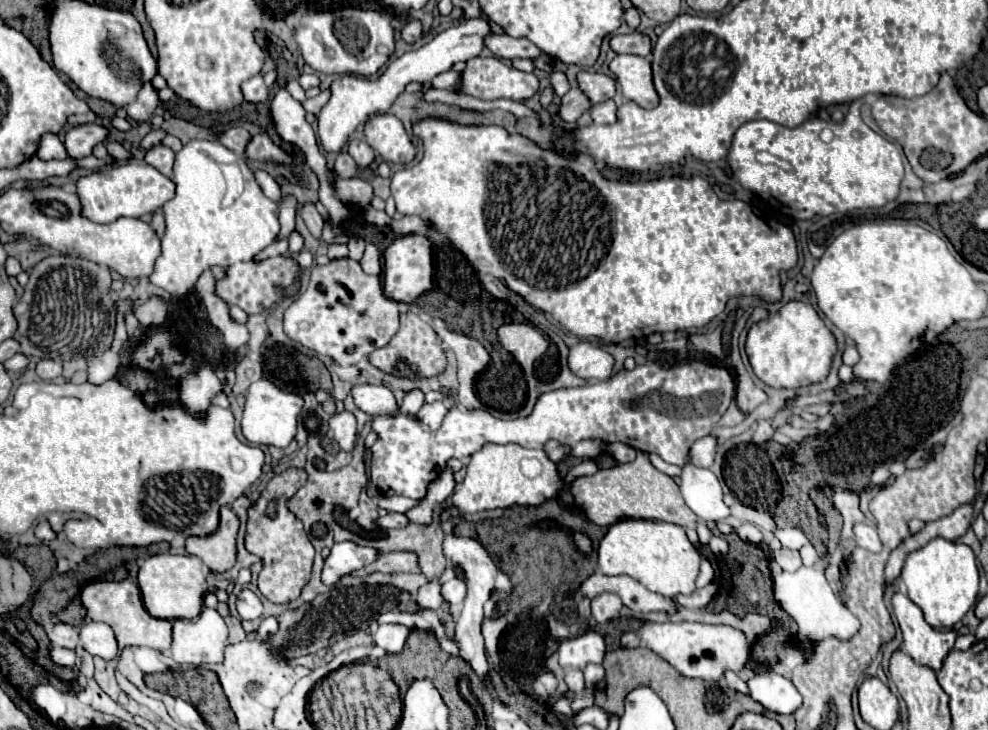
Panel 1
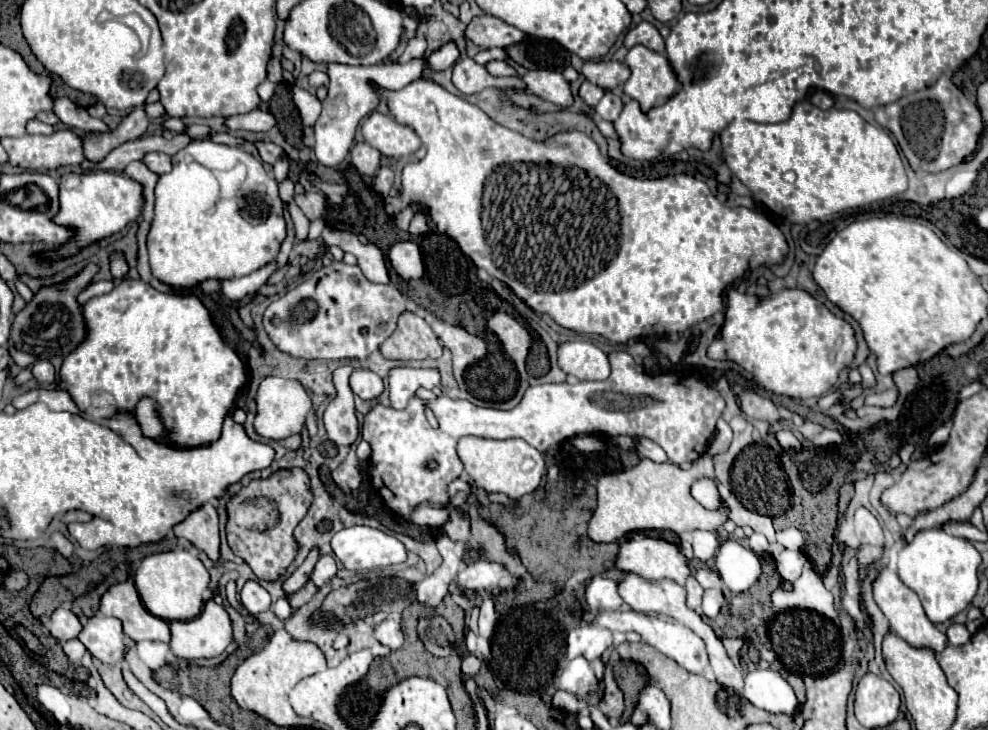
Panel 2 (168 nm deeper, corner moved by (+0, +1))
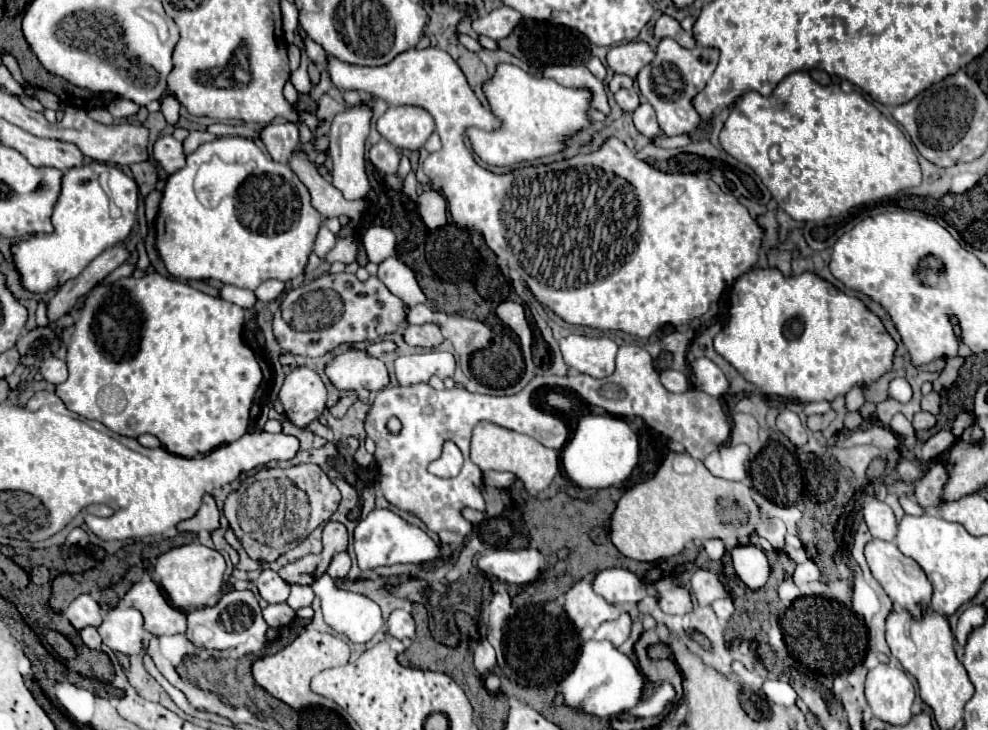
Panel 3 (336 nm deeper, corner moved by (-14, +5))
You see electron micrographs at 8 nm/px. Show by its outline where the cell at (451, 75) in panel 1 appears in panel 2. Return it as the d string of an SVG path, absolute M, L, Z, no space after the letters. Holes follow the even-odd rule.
M465 58L461 60L455 68L453 68L453 84L463 92L463 94L475 94L481 92L487 86L495 86L495 88L519 88L525 90L527 86L519 80L519 78L495 78L491 76L485 66L479 66L473 58Z

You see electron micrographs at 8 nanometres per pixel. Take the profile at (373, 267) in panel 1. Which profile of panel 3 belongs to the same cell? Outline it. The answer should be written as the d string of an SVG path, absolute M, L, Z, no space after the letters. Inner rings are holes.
M395 256L385 258L379 264L377 276L395 296L399 296L405 302L405 306L411 308L419 302L427 302L423 290L419 288L417 280L415 280L415 274L399 258L395 258Z

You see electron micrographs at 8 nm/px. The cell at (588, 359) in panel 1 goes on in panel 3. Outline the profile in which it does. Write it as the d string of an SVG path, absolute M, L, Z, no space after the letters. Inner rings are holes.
M571 334L559 344L565 364L577 372L593 378L607 378L615 372L615 354L619 346L613 340Z

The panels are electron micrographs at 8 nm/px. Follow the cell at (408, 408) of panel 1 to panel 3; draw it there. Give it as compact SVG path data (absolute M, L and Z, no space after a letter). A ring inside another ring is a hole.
M431 350L425 354L399 356L395 360L395 374L401 386L413 386L413 384L429 382L431 376L439 376L441 380L451 378L455 366L457 364L453 354Z

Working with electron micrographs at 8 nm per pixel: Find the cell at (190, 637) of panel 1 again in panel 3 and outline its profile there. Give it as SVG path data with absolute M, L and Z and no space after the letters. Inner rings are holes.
M231 590L211 608L199 608L187 614L187 638L191 644L209 650L227 650L243 644L247 638L263 638L267 624L251 590Z

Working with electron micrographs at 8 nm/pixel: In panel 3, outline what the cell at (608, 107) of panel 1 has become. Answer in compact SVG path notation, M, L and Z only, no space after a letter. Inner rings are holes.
M619 90L615 92L615 102L623 112L633 112L639 106L639 96L635 90Z

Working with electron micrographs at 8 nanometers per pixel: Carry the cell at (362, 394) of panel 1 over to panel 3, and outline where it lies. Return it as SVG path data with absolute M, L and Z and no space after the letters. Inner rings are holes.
M349 350L337 356L331 364L327 364L325 372L329 380L341 390L367 388L369 392L379 392L389 384L387 366L359 350Z

